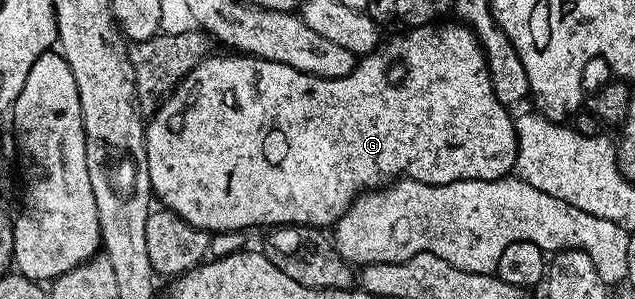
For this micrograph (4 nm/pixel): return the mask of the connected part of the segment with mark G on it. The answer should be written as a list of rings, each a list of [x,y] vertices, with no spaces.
[[[431,23],[412,26],[401,36],[377,48],[372,55],[363,57],[356,69],[342,78],[324,80],[294,70],[285,64],[259,60],[256,56],[243,54],[210,54],[201,64],[194,66],[190,74],[179,84],[176,91],[160,105],[147,121],[144,129],[144,145],[148,159],[148,173],[155,199],[169,208],[178,218],[190,222],[209,234],[221,232],[243,233],[244,228],[269,226],[305,226],[312,230],[324,230],[335,225],[346,214],[348,207],[369,190],[375,190],[397,178],[417,180],[423,184],[449,184],[459,180],[502,180],[516,166],[516,121],[513,113],[502,102],[498,102],[488,73],[488,60],[480,48],[480,39],[463,23]]]

